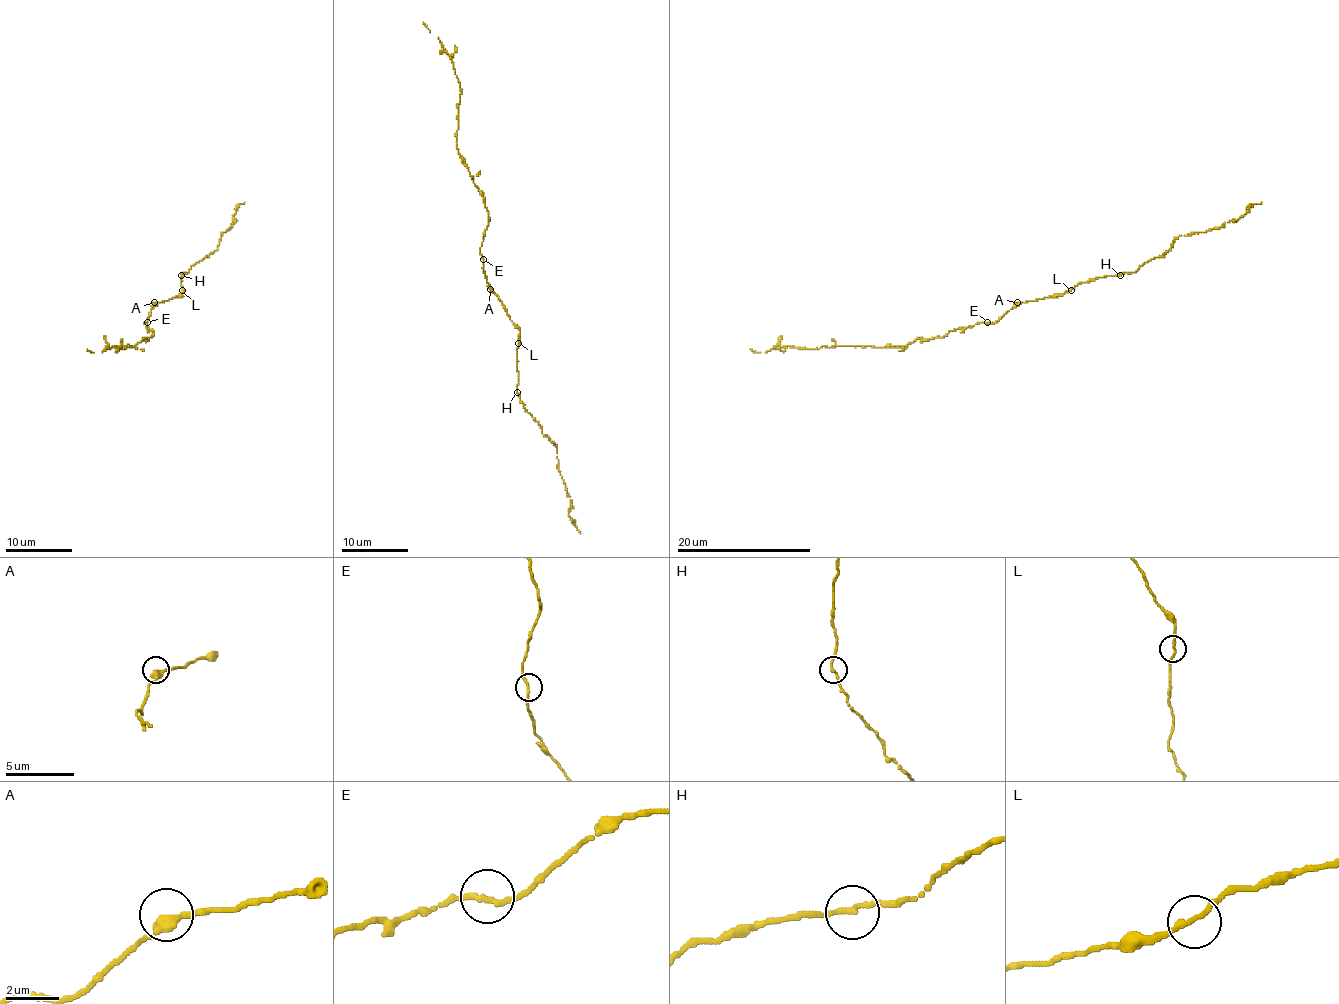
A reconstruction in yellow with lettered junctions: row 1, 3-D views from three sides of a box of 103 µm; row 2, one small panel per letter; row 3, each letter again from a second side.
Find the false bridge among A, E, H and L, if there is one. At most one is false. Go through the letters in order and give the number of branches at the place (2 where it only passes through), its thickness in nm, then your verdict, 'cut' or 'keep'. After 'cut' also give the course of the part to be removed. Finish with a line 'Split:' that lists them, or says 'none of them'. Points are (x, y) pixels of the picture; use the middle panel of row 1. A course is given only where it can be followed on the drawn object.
A: branches 2; calibre 320 nm; keep
E: branches 2; calibre 200 nm; keep
H: branches 2; calibre 190 nm; keep
L: branches 2; calibre 200 nm; keep
Split: none of them

